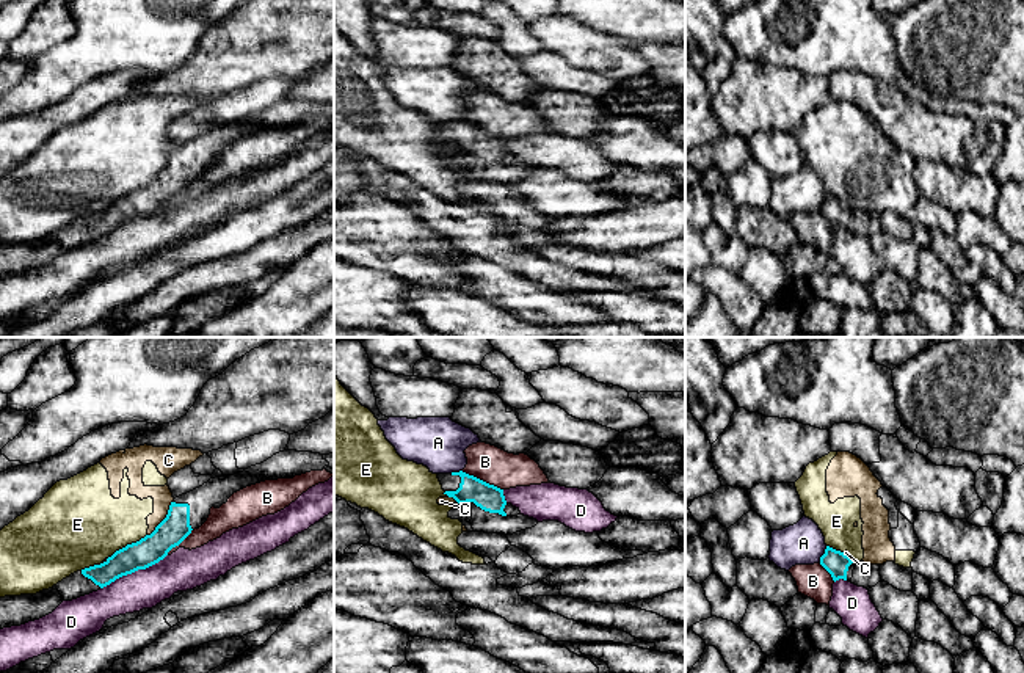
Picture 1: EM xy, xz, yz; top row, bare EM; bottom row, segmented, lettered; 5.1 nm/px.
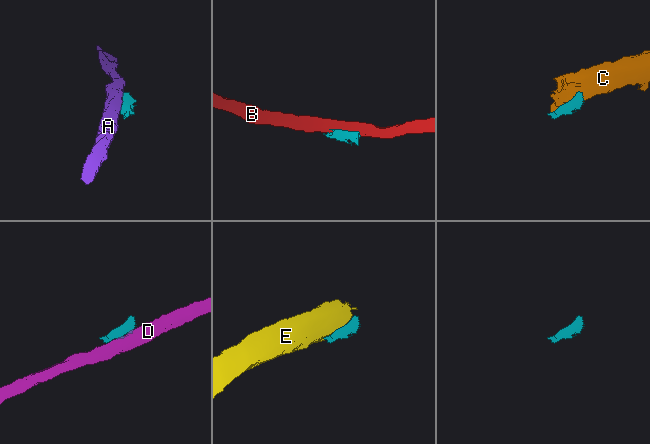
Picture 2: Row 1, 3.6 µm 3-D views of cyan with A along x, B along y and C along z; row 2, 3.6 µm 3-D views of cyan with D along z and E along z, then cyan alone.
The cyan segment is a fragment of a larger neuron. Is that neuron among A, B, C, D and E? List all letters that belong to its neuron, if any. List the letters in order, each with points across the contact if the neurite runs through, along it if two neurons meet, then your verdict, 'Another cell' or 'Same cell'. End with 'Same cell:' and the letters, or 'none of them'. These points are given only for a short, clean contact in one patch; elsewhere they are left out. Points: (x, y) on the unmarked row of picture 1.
A: Another cell
B: Another cell
C: Another cell
D: Boundary: xy (167, 203), (157, 210), (123, 223), (101, 237). Another cell
E: Another cell
Same cell: none of them

